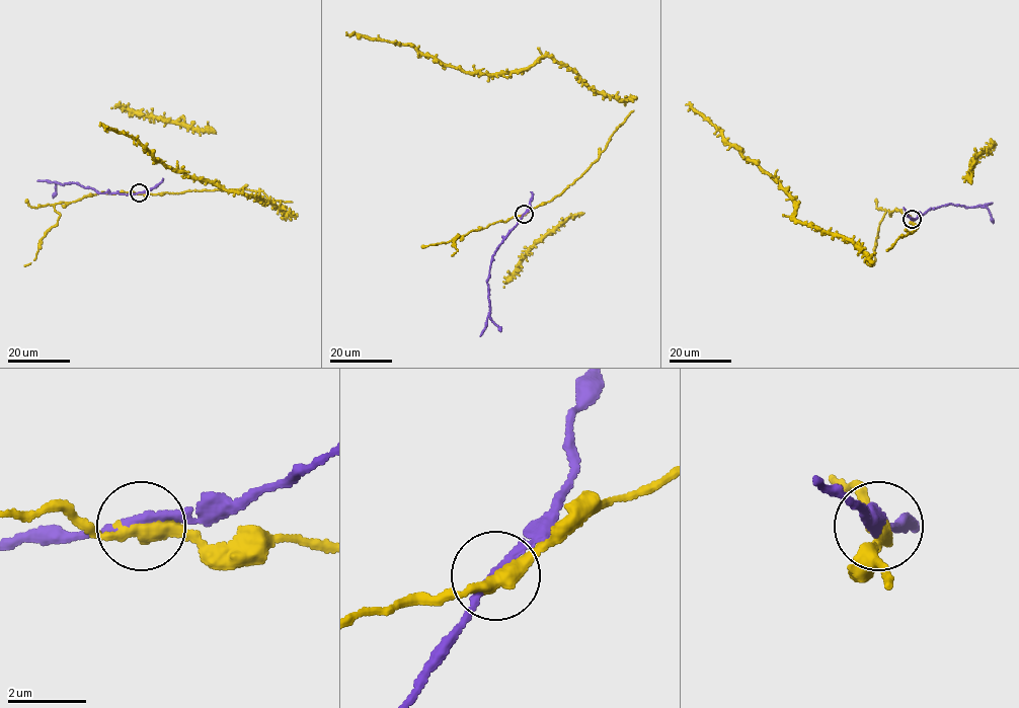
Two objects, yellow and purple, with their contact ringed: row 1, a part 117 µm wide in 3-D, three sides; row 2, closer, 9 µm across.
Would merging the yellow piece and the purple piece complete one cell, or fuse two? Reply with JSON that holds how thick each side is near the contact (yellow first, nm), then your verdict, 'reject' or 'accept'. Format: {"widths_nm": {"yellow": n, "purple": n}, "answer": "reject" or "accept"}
{"widths_nm": {"yellow": 360, "purple": 190}, "answer": "reject"}

